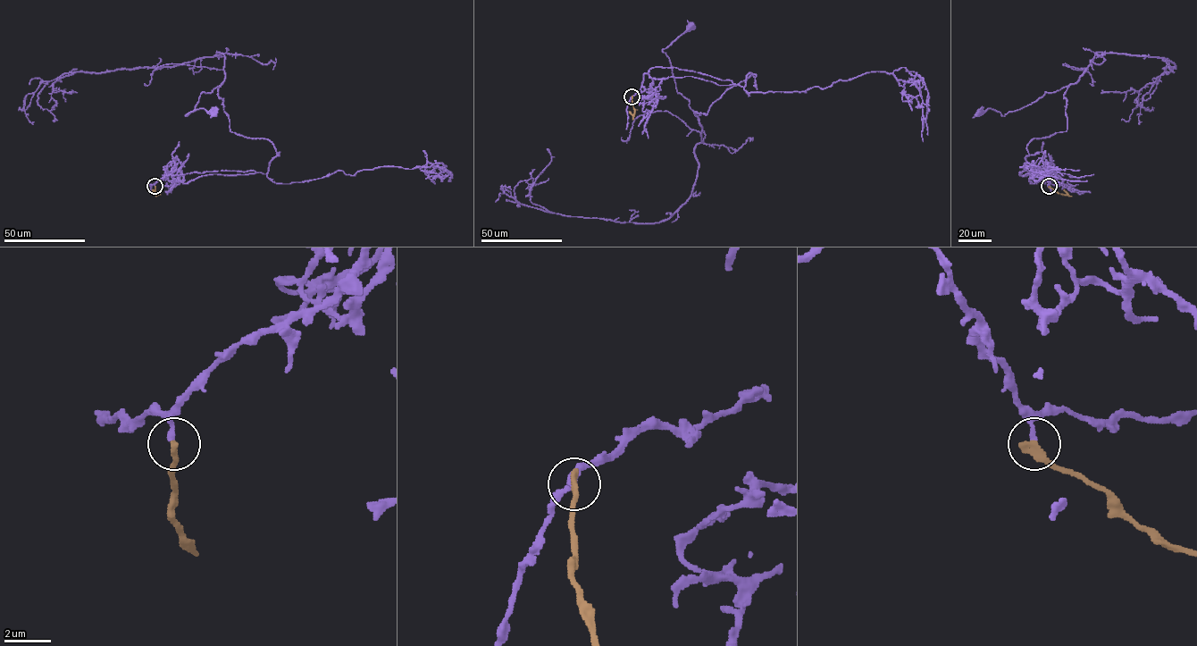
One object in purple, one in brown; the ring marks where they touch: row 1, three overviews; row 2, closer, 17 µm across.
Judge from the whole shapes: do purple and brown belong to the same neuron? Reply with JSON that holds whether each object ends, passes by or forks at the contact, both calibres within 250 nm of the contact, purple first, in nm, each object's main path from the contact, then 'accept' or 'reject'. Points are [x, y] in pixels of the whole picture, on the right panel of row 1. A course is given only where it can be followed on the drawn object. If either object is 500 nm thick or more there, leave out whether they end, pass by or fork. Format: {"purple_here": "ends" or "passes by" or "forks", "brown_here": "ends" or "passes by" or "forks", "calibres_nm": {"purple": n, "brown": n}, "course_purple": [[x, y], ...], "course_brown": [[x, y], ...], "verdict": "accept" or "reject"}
{"purple_here": "ends", "brown_here": "ends", "calibres_nm": {"purple": 200, "brown": 360}, "course_purple": [[1049, 186], [1046, 160], [1049, 177], [1029, 180], [1026, 146], [1066, 130], [1067, 87], [980, 113]], "course_brown": [[1049, 186], [1058, 193], [1067, 194], [1064, 189]], "verdict": "accept"}

